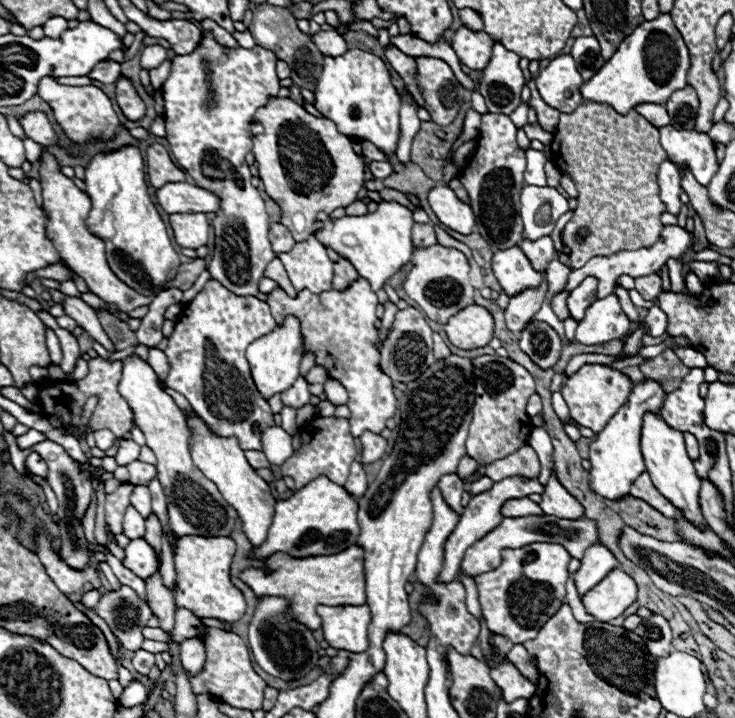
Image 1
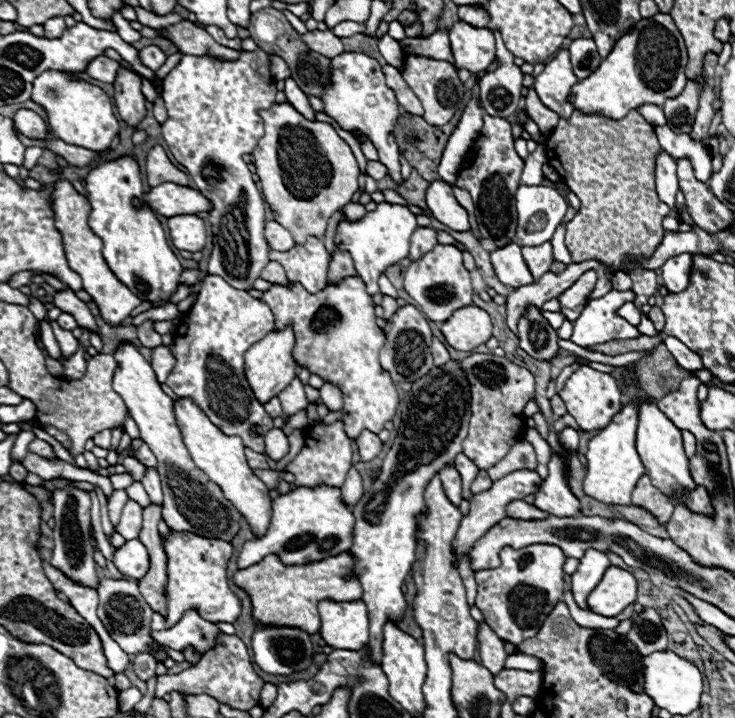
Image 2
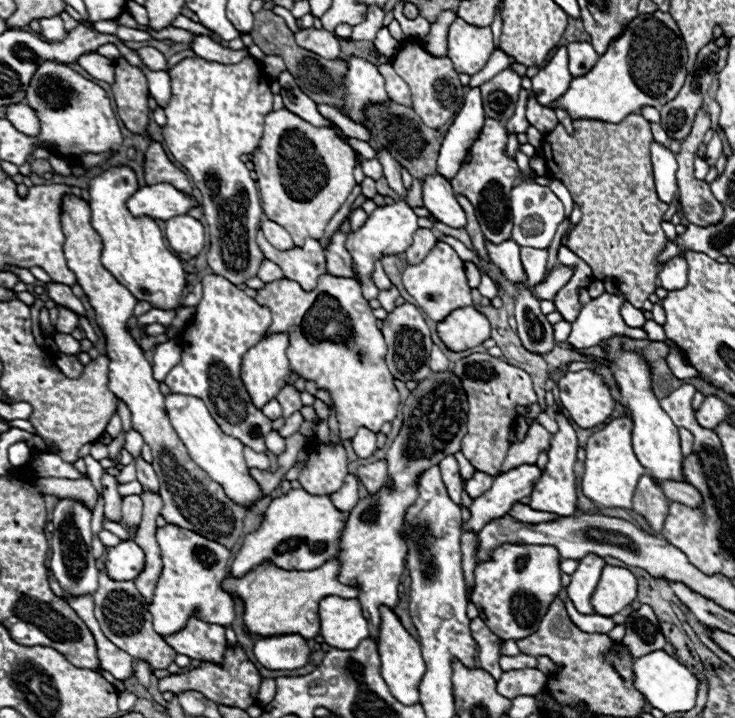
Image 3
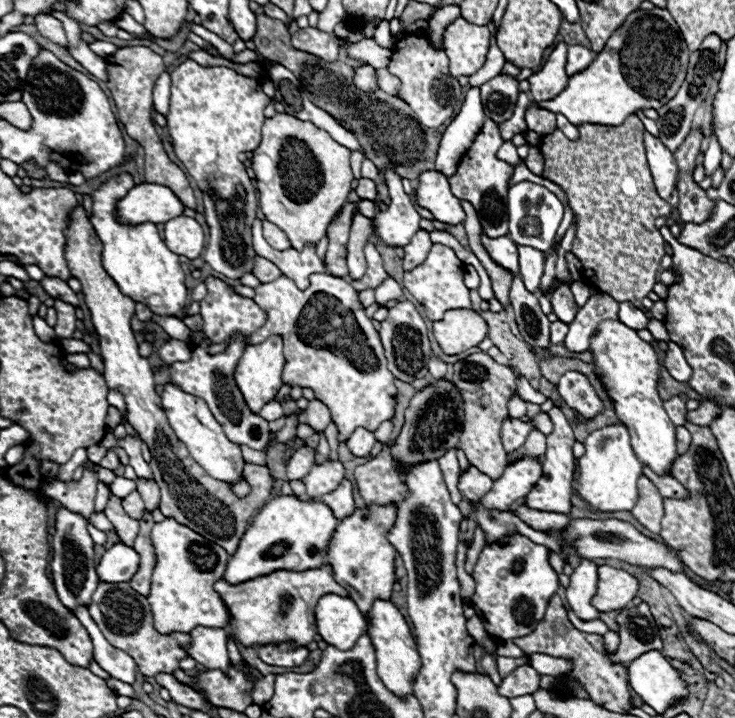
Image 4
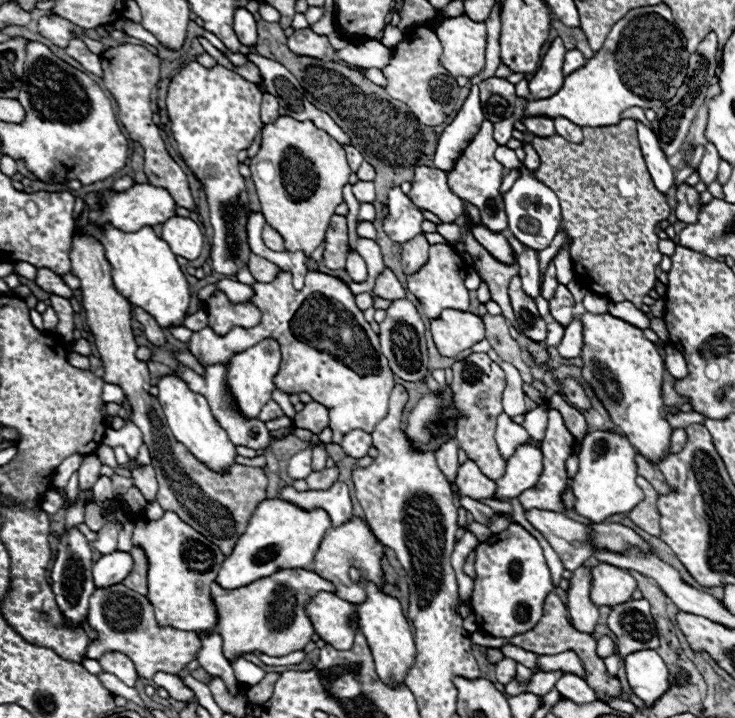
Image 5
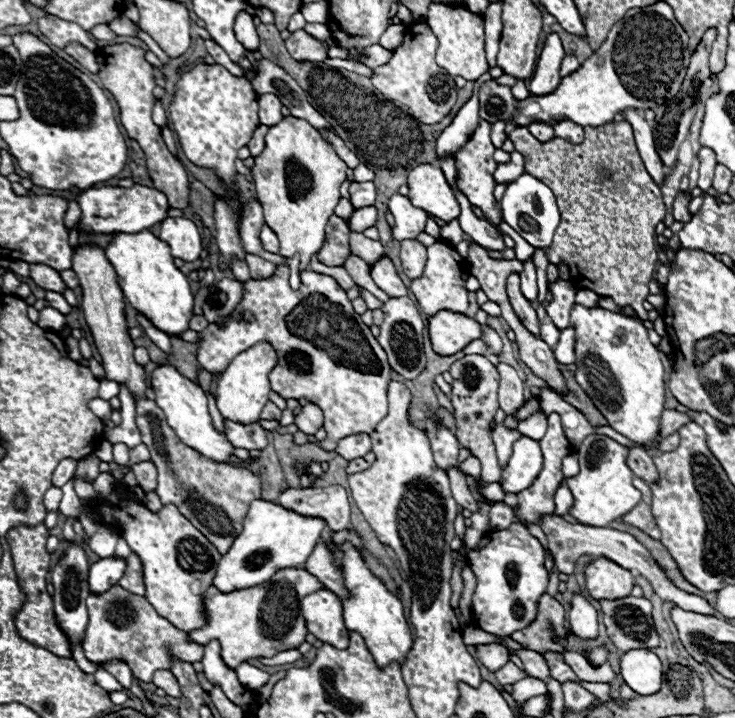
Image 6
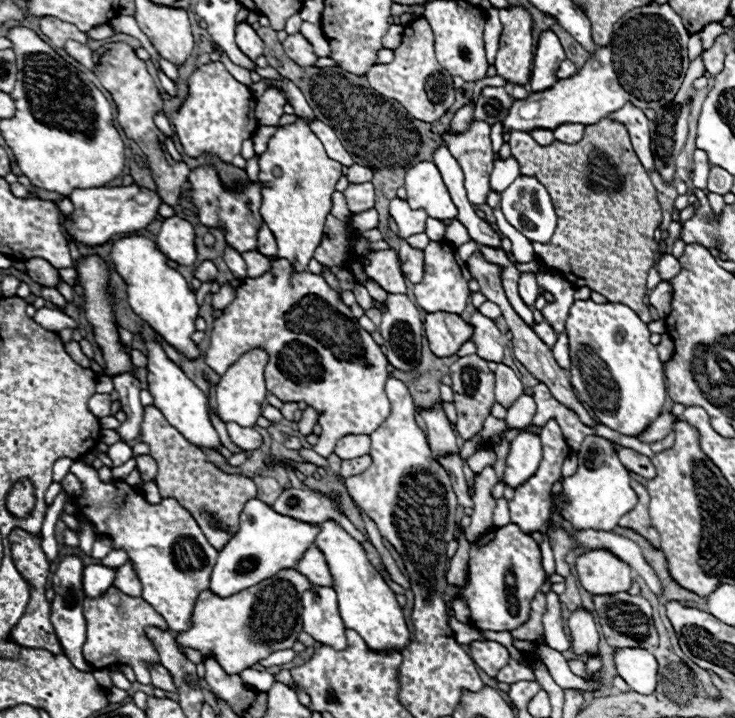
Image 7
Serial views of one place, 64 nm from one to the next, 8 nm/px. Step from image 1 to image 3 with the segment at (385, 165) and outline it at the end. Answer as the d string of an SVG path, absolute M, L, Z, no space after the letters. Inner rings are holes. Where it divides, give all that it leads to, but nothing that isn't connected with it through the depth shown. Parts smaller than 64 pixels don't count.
M374 158L374 160L364 160L362 162L362 170L364 170L364 176L372 178L372 180L380 180L384 176L384 170L382 170L382 164Z

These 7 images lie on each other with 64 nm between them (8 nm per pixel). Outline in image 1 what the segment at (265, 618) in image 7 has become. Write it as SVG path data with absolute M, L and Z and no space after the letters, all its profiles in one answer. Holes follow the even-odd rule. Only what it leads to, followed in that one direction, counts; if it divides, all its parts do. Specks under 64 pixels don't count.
M350 546L332 556L306 556L292 558L286 552L276 552L268 558L268 566L272 568L270 576L264 576L262 570L248 568L240 574L240 578L260 594L286 594L294 600L292 616L298 622L304 622L310 630L320 628L316 606L318 604L366 604L366 576L364 576L364 550L360 546Z

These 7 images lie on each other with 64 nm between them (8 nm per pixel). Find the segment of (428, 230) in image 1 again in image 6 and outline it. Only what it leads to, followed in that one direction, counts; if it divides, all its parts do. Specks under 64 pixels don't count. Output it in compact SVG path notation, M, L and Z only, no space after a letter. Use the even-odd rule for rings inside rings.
M404 240L400 248L400 260L402 260L404 274L410 280L418 278L426 264L426 246L420 244L418 240Z

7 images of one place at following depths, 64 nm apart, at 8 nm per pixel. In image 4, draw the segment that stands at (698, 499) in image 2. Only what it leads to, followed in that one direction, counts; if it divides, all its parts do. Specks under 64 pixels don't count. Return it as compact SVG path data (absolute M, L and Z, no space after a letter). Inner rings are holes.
M644 466L642 472L644 476L652 478L654 486L660 490L660 494L664 494L664 498L688 498L688 490L680 482L676 482L672 476L658 476L648 466Z

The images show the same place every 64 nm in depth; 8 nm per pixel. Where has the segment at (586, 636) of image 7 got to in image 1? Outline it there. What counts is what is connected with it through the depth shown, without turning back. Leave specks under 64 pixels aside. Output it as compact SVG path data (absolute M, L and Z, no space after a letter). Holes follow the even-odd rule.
M592 544L580 562L582 562L580 570L572 574L580 596L584 596L584 592L592 590L592 586L596 586L596 582L600 582L604 576L608 576L610 570L614 570L618 566L618 560L604 544Z

